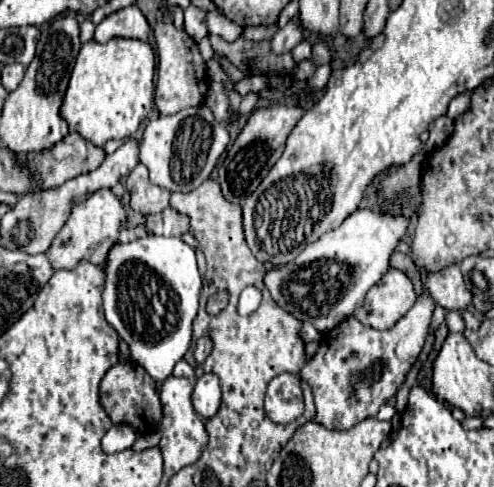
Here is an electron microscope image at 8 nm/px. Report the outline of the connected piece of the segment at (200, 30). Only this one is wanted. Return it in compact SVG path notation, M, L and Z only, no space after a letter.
M189 6L185 10L185 32L195 40L201 42L207 36L207 22L205 22L205 12Z

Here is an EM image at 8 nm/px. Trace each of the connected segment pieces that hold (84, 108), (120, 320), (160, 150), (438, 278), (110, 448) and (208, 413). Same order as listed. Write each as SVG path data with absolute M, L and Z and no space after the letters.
M111 38L99 44L89 40L79 50L61 116L67 120L69 130L79 132L95 146L105 146L109 140L127 140L137 132L153 106L154 74L155 54L147 42Z
M147 234L129 244L115 244L109 250L103 290L105 318L127 342L131 358L147 370L155 384L171 376L173 366L189 348L199 294L201 276L195 250L181 238Z
M201 104L197 108L183 108L171 116L149 120L139 144L139 160L149 168L153 184L171 192L191 192L209 178L227 144L227 128L215 120L213 112L205 104Z
M453 264L437 274L427 276L425 286L433 300L445 310L467 310L471 308L471 292L465 288L459 266Z
M119 424L119 426L113 426L101 440L101 446L103 446L103 452L107 454L115 454L115 452L123 452L127 448L133 446L135 438L139 436L139 432L133 428L133 426L127 426L127 424Z
M203 374L193 390L193 408L201 418L209 420L217 414L219 406L221 406L219 378L215 374Z

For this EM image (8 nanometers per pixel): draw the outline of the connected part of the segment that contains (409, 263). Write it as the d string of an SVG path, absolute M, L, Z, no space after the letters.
M397 250L397 252L391 256L391 268L397 268L397 270L405 272L405 274L409 276L409 280L413 282L415 292L417 292L417 294L423 292L423 284L421 284L421 278L419 278L419 270L417 270L417 266L413 264L413 258L411 258L411 256L407 256L407 254L403 254L403 252Z

